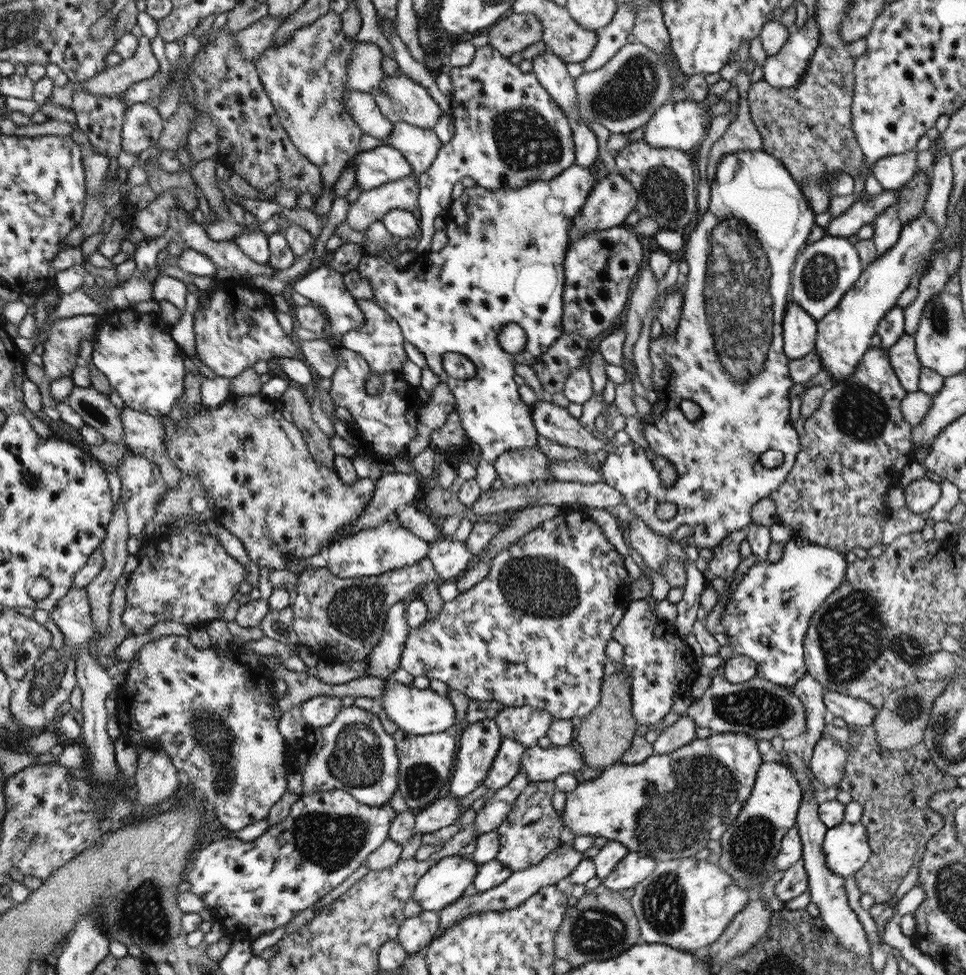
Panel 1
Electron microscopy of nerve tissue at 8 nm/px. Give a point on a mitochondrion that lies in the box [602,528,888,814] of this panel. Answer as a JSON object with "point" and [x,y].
{"point":[753,707]}

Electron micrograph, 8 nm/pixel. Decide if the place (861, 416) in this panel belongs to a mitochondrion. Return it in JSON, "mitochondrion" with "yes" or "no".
{"mitochondrion":"yes"}

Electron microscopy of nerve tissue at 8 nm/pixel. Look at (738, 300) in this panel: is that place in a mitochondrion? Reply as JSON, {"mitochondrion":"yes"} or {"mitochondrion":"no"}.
{"mitochondrion":"yes"}

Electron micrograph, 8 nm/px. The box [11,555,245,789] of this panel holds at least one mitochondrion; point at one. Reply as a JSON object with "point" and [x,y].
{"point":[44,686]}

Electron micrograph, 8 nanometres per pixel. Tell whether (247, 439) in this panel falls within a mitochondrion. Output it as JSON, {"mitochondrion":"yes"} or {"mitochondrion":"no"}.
{"mitochondrion":"no"}

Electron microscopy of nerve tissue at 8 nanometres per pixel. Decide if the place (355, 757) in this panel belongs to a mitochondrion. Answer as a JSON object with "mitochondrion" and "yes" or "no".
{"mitochondrion":"yes"}

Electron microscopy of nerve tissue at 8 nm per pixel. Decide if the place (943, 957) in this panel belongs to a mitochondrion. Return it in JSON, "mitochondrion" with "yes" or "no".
{"mitochondrion":"no"}

